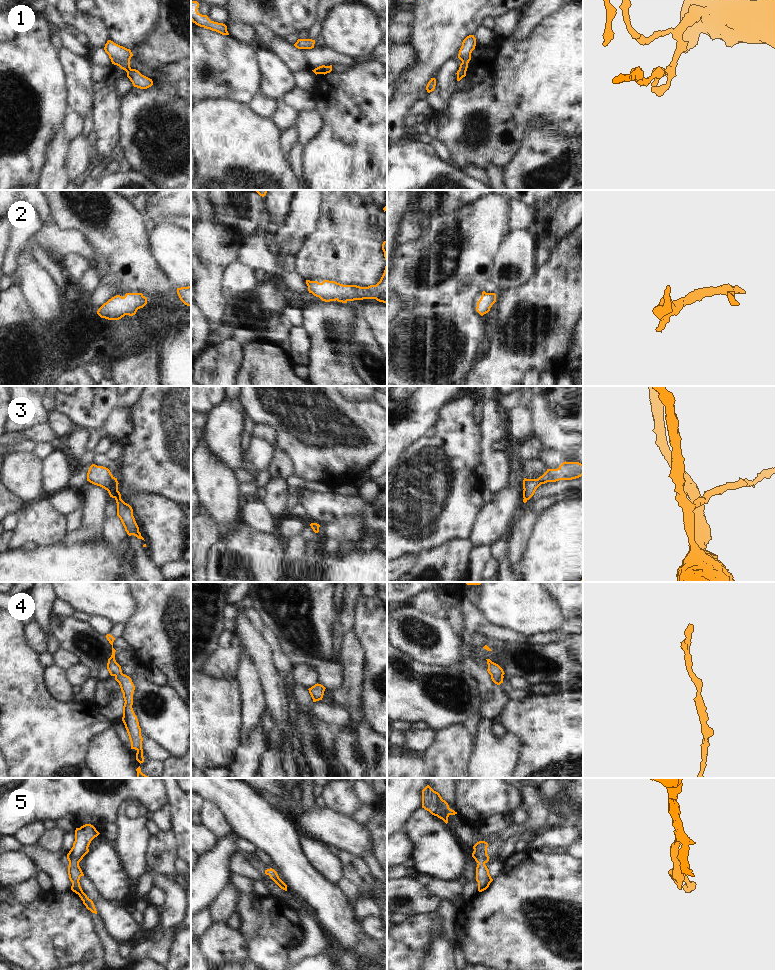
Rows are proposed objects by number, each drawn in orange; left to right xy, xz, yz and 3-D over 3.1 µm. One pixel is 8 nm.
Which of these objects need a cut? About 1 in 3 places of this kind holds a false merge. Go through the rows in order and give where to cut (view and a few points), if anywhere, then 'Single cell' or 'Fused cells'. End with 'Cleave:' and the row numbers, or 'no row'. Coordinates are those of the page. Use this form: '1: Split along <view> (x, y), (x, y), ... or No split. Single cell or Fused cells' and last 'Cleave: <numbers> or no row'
1: No split. Single cell
2: No split. Single cell
3: No split. Single cell
4: No split. Single cell
5: No split. Single cell
Cleave: no row

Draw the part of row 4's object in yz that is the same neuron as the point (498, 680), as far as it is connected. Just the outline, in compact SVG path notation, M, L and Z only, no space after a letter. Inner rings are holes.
M486 659L487 660L487 664L488 664L488 673L491 675L491 679L492 681L497 684L500 685L501 683L503 683L503 678L504 678L504 671L503 669L496 663L492 662L490 659Z

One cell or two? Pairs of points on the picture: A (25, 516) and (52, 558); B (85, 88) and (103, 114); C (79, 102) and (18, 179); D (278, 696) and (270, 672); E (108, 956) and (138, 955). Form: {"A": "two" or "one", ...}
{"A": "two", "B": "two", "C": "two", "D": "one", "E": "two"}

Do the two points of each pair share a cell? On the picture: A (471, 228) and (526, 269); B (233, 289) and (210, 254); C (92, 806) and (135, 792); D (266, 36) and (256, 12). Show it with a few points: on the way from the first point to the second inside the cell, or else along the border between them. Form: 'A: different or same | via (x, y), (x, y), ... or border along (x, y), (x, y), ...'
A: different | border along (509, 230), (500, 244), (490, 270)
B: different | border along (236, 261), (224, 270), (221, 282), (223, 297)
C: same | via (103, 798), (115, 797), (124, 792)
D: different | border along (252, 25), (264, 25), (282, 37)

